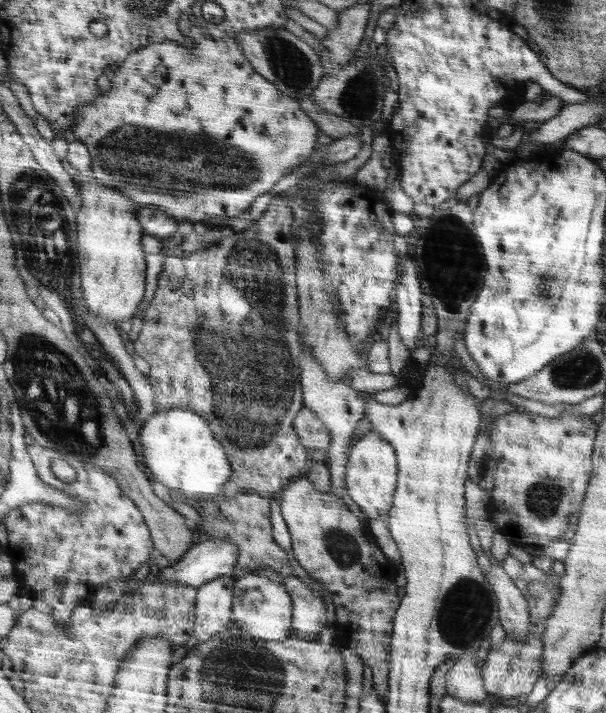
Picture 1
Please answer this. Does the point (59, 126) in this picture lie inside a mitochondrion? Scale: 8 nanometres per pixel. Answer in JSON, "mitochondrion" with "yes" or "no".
{"mitochondrion":"no"}

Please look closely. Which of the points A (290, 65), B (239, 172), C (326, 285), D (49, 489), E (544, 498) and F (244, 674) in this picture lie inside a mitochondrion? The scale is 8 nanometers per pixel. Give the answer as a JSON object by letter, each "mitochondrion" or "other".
{"A":"mitochondrion","B":"mitochondrion","C":"other","D":"other","E":"mitochondrion","F":"mitochondrion"}

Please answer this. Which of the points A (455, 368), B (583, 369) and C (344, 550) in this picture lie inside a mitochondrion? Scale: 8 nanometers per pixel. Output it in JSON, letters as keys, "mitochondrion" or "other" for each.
{"A":"other","B":"mitochondrion","C":"mitochondrion"}

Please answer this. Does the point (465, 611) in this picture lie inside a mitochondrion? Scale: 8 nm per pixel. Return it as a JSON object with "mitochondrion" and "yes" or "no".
{"mitochondrion":"yes"}

